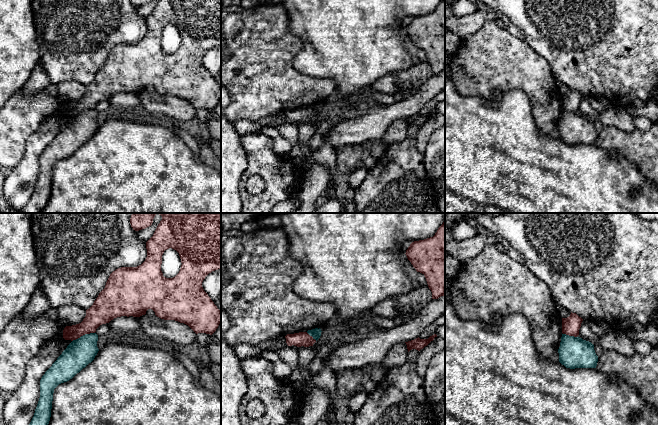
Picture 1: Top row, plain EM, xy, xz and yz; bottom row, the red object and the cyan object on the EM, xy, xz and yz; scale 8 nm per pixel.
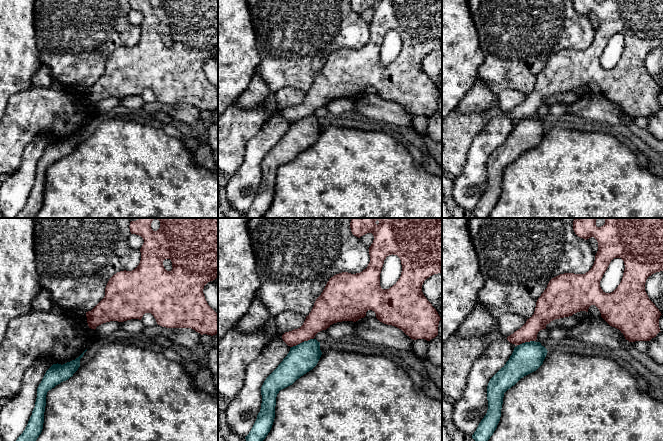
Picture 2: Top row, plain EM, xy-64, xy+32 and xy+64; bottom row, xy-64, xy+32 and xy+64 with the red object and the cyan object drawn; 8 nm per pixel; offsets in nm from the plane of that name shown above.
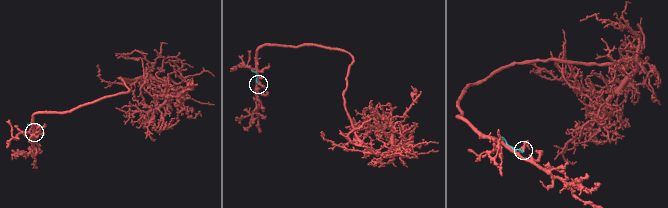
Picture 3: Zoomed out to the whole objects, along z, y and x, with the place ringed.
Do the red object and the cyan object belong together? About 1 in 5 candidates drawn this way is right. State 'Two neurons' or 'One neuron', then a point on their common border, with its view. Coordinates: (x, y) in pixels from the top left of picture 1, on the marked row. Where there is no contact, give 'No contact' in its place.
Two neurons. Touches red at xy (83, 334)

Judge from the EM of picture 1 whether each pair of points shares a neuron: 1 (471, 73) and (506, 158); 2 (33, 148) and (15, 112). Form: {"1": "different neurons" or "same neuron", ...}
{"1": "different neurons", "2": "different neurons"}

